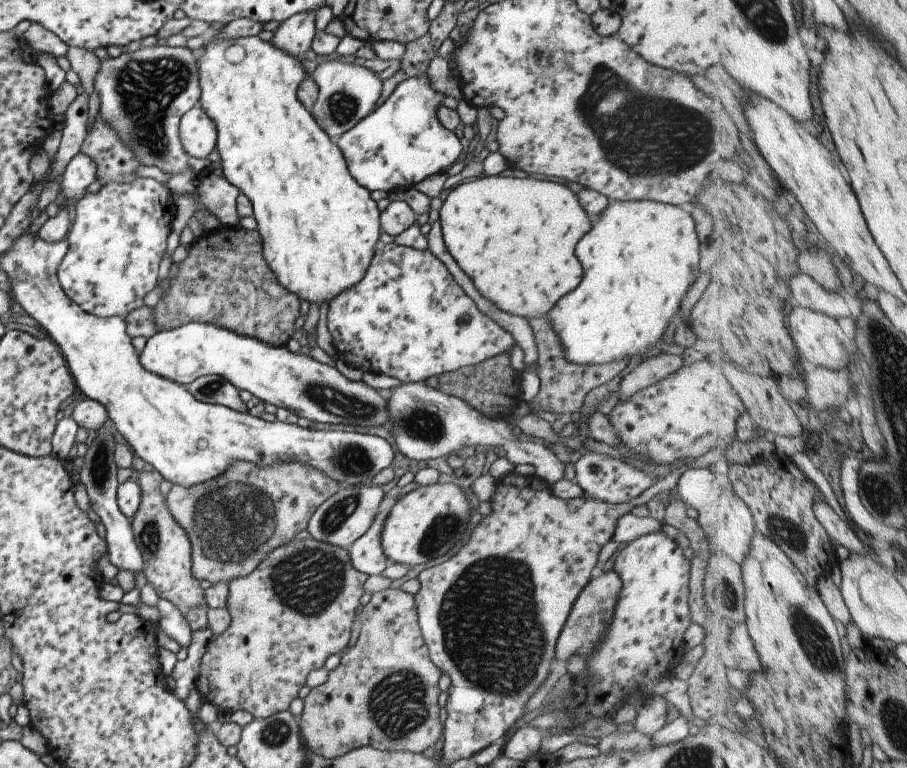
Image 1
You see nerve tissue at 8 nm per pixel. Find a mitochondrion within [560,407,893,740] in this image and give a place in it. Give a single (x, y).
(819, 649)

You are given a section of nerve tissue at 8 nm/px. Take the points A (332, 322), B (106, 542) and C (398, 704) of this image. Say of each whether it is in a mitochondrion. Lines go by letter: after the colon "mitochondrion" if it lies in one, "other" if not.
A: other
B: other
C: mitochondrion

